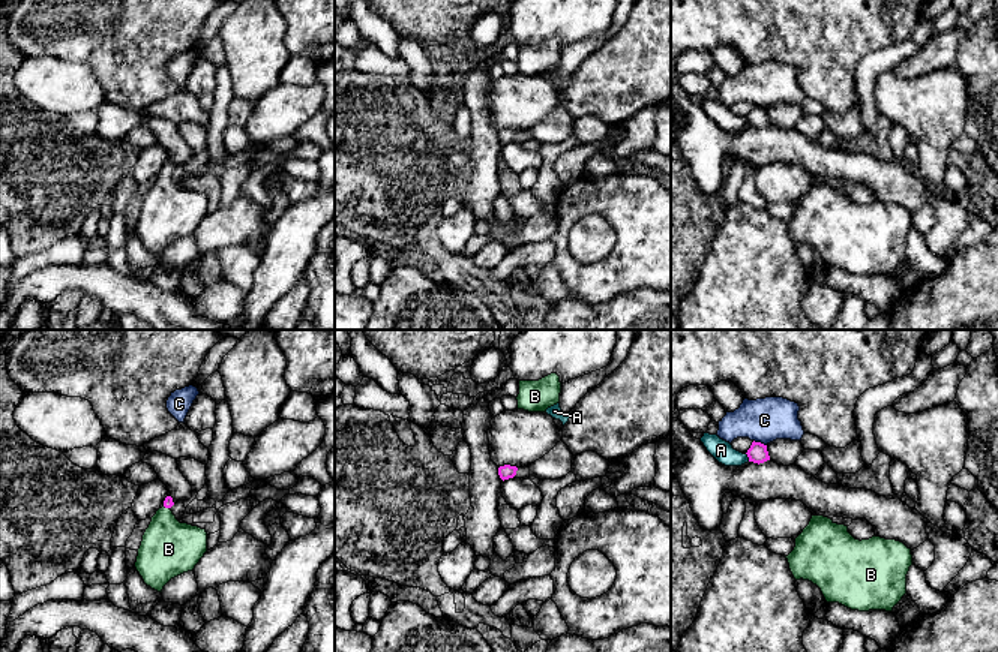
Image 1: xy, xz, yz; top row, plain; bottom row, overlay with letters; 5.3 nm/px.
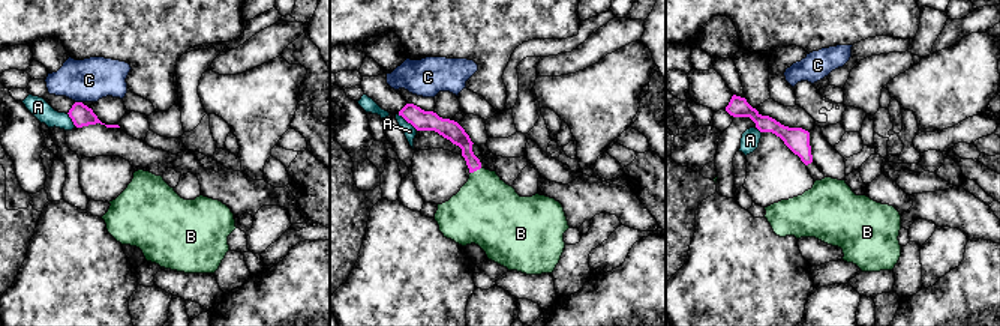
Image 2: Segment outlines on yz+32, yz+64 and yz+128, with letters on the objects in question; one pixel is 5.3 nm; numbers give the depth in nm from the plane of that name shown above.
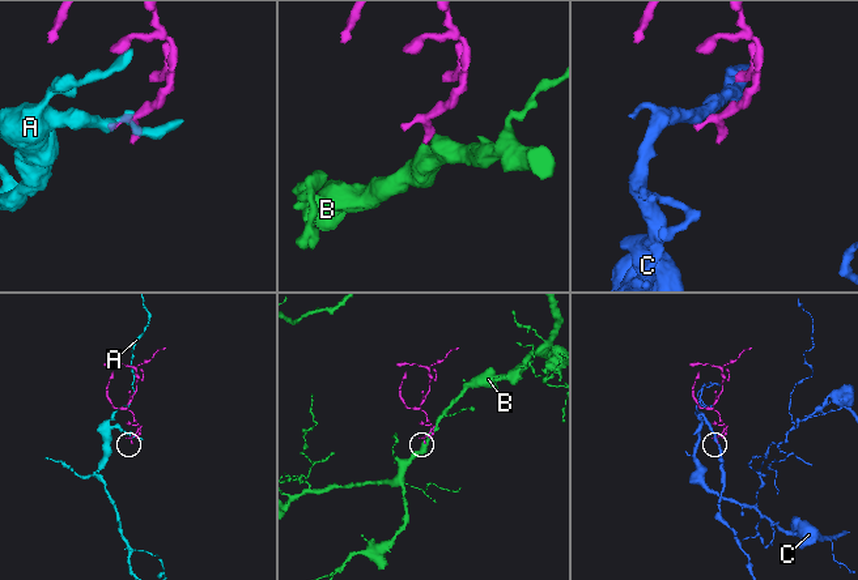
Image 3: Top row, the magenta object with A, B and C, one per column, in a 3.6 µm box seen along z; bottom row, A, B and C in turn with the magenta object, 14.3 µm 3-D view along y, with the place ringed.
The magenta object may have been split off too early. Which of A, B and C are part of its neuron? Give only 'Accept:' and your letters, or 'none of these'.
Accept: B

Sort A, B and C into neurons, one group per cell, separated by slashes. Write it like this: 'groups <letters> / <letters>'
groups A / B / C

